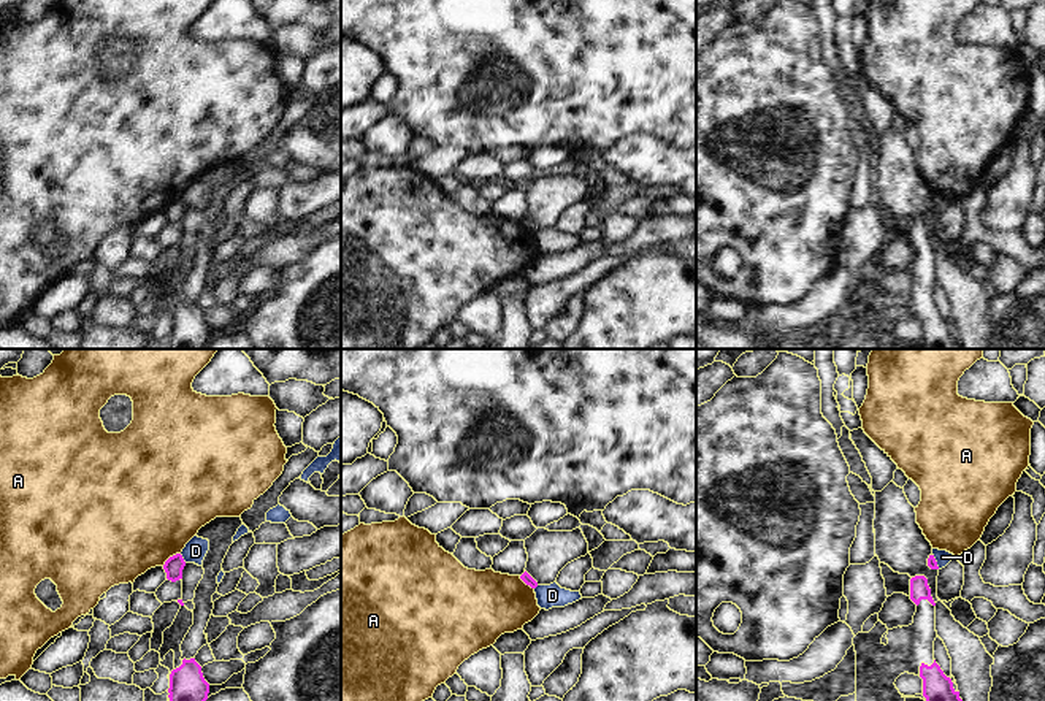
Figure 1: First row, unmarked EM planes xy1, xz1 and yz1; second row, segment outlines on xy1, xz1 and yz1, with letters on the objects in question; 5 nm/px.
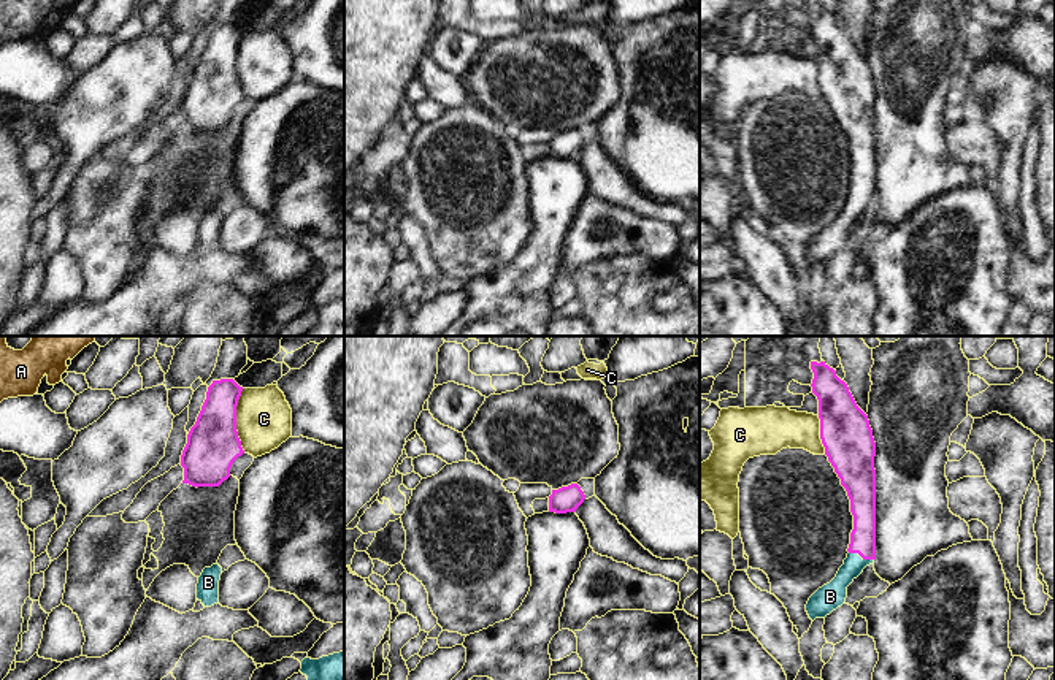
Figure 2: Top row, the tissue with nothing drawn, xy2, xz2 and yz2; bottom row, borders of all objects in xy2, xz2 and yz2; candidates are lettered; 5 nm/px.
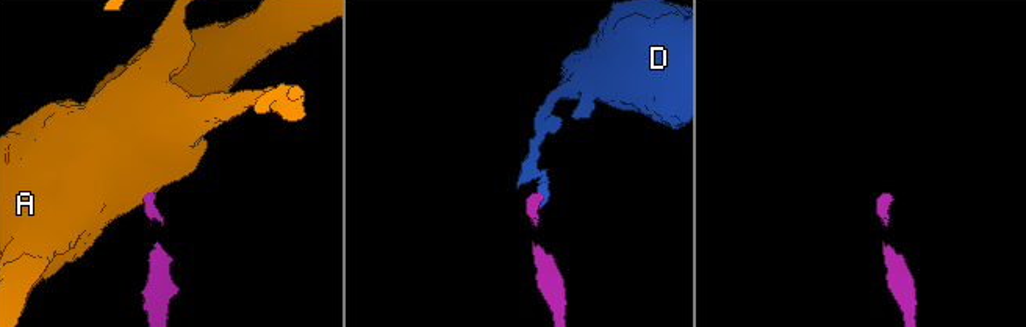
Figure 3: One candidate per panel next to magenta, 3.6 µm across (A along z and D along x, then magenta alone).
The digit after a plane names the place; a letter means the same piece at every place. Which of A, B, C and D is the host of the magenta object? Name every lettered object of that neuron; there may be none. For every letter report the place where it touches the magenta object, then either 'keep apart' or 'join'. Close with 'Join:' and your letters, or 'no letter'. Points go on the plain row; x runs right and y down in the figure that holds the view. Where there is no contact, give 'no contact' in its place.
A: xy1 (170, 202) | keep apart
B: yz2 (862, 202) | join
C: xy2 (235, 65) | keep apart
D: xy1 (183, 203) | keep apart
Join: B

